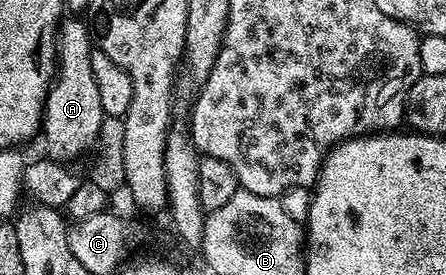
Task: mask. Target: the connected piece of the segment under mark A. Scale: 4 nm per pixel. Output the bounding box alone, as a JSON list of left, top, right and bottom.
[41,17,104,164]

